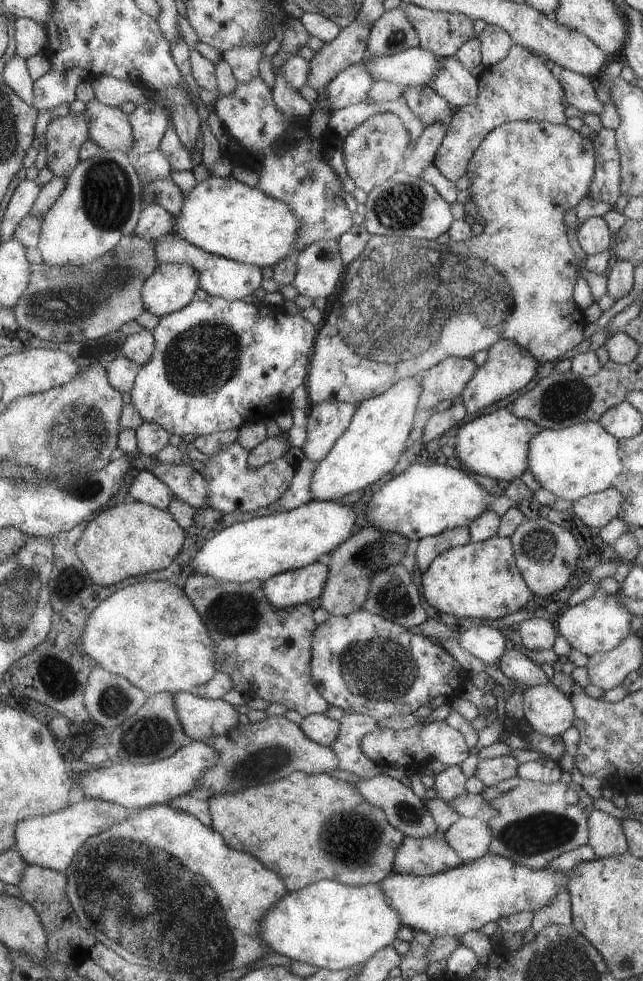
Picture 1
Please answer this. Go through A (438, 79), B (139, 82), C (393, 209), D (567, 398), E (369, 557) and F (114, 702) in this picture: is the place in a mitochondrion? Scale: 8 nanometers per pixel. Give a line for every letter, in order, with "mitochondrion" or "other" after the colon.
A: other
B: other
C: mitochondrion
D: mitochondrion
E: mitochondrion
F: mitochondrion

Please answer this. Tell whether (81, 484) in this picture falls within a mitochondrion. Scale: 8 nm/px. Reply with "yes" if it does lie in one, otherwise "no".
yes

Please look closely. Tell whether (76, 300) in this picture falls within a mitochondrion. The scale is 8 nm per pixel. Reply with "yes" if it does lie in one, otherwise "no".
yes

